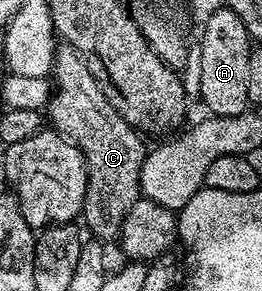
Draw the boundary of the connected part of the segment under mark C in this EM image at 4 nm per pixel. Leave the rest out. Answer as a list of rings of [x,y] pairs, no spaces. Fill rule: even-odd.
[[[65,41],[59,42],[54,49],[48,119],[54,122],[51,123],[53,130],[75,143],[86,158],[86,196],[81,218],[86,219],[89,234],[101,241],[117,240],[128,211],[142,195],[140,173],[148,151],[142,148],[143,136],[124,121],[112,101],[108,101],[82,54]]]

